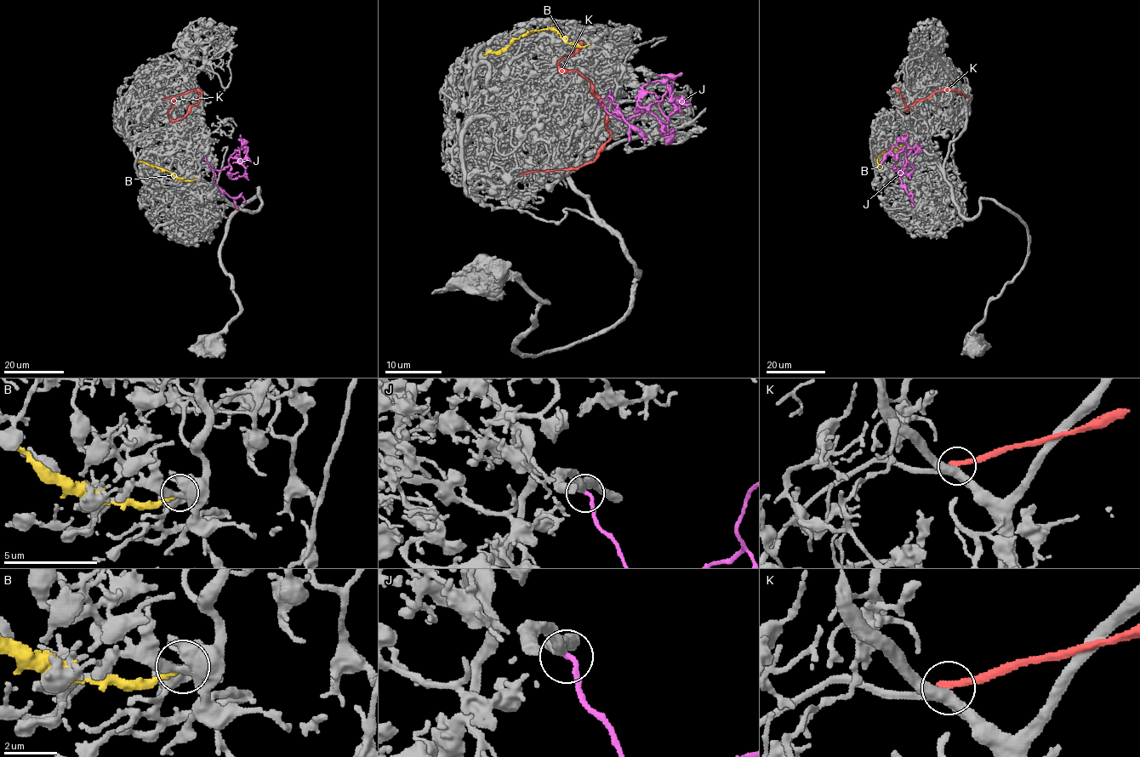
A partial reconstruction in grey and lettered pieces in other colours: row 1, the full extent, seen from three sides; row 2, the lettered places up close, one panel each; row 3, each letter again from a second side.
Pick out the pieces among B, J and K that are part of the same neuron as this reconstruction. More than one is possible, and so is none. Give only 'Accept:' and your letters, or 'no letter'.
Accept: J

